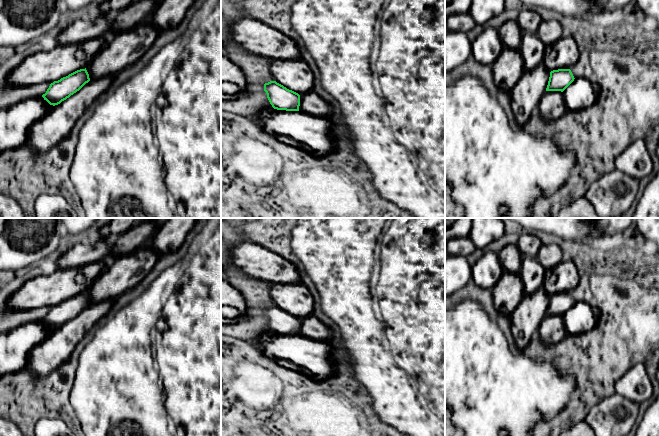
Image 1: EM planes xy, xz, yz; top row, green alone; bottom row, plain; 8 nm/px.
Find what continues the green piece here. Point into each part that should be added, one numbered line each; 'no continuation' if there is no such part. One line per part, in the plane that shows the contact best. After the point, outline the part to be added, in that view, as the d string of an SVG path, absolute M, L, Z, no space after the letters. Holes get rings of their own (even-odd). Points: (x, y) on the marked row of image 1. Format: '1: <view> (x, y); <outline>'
no continuation

